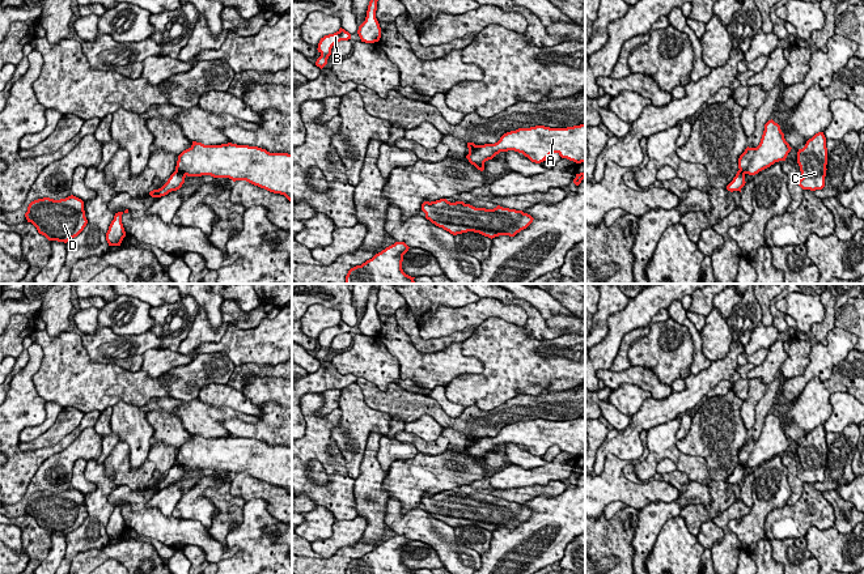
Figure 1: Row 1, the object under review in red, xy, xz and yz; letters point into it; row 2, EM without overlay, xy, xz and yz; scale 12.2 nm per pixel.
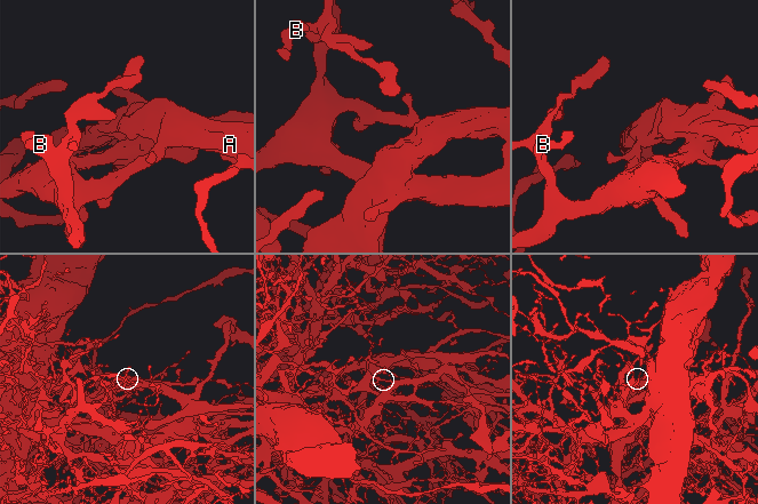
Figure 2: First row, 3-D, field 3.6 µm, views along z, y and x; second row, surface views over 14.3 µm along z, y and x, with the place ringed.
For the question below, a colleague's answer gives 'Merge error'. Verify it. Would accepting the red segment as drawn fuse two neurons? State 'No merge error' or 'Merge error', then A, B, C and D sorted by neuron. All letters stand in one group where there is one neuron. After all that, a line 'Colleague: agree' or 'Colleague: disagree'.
Merge error. Groups: A / B C D
Colleague: agree

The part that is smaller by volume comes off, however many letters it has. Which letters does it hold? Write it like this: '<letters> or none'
A

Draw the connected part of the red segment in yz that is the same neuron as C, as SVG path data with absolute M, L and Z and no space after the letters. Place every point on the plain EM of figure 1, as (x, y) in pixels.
M823 425L809 431L797 445L797 456L802 471L797 473L802 482L822 482L825 480L827 441Z

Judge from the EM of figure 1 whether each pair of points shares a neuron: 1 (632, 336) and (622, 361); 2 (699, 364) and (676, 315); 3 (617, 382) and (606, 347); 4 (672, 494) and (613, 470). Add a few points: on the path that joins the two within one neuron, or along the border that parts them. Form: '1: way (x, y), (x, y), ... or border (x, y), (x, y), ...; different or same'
1: way (626, 343), (622, 354); same
2: way (698, 351), (695, 334), (689, 326); same
3: border (608, 368), (598, 371); different
4: way (656, 492), (631, 492), (625, 485); same

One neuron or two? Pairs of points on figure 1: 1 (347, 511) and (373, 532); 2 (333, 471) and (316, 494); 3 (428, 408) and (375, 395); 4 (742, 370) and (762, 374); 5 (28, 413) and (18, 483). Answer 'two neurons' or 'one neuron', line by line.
1: two neurons
2: one neuron
3: one neuron
4: two neurons
5: one neuron

